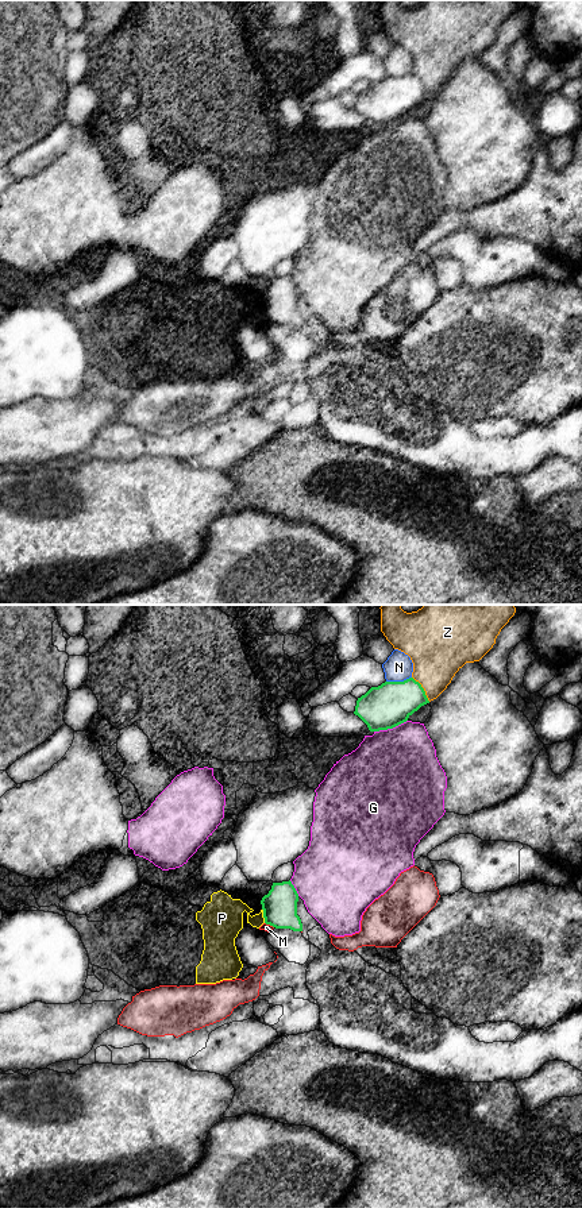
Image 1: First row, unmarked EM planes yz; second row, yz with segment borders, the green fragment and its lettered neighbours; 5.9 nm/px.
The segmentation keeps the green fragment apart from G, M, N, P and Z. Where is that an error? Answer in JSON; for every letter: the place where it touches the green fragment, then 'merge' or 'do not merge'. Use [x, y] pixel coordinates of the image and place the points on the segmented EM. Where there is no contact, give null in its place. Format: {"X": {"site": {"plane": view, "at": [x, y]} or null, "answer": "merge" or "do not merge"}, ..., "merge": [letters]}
{"G": {"site": {"plane": "yz", "at": [390, 728]}, "answer": "do not merge"}, "M": {"site": {"plane": "yz", "at": [269, 923]}, "answer": "do not merge"}, "N": {"site": {"plane": "yz", "at": [399, 682]}, "answer": "do not merge"}, "P": {"site": {"plane": "yz", "at": [263, 915]}, "answer": "do not merge"}, "Z": {"site": {"plane": "yz", "at": [423, 689]}, "answer": "do not merge"}, "merge": []}

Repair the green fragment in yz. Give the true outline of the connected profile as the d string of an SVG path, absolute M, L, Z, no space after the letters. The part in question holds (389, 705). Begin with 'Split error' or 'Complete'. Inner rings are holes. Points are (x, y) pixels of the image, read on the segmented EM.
Complete. M413 678L404 682L385 682L358 698L354 714L370 732L393 729L429 703L424 688Z

